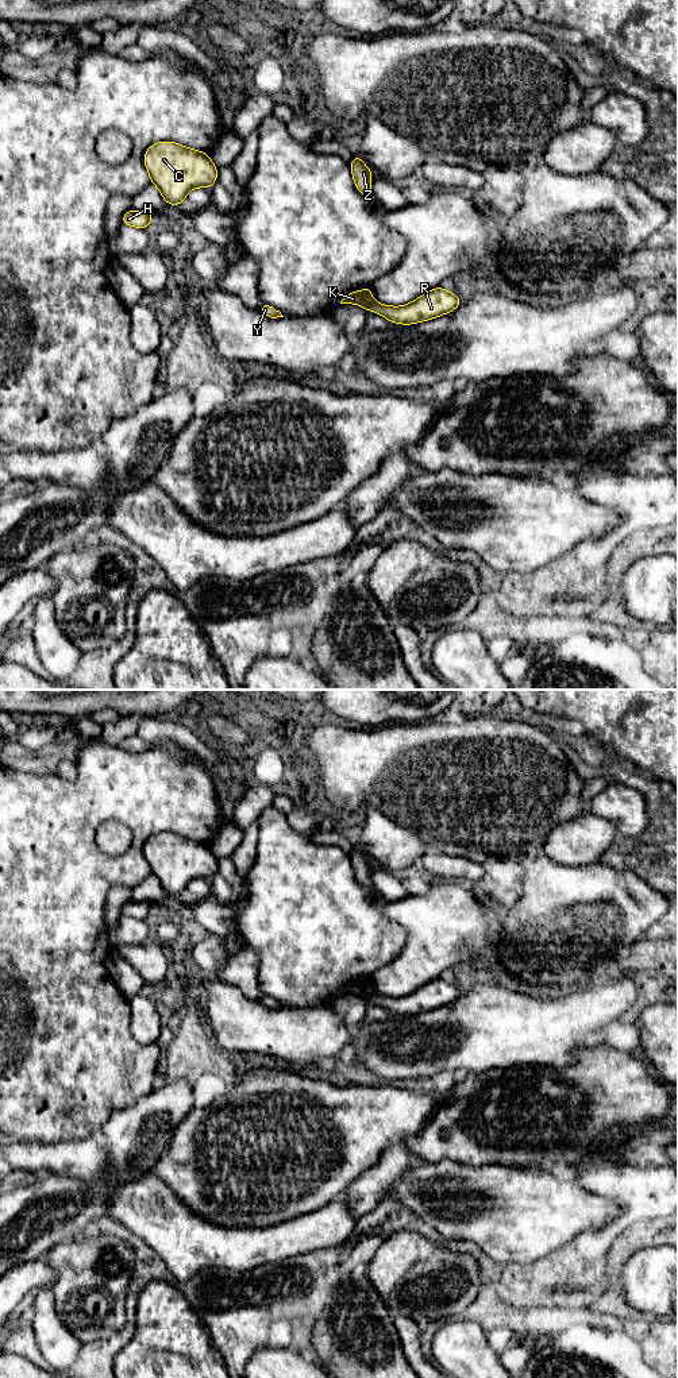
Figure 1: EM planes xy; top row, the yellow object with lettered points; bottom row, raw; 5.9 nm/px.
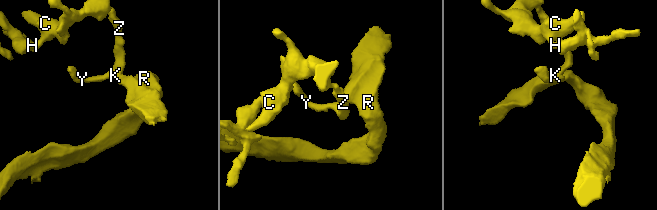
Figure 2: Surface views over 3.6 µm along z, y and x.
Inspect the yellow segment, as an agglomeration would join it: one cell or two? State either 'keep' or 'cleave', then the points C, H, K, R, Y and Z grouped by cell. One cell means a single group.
cleave; C H K Y Z / R

